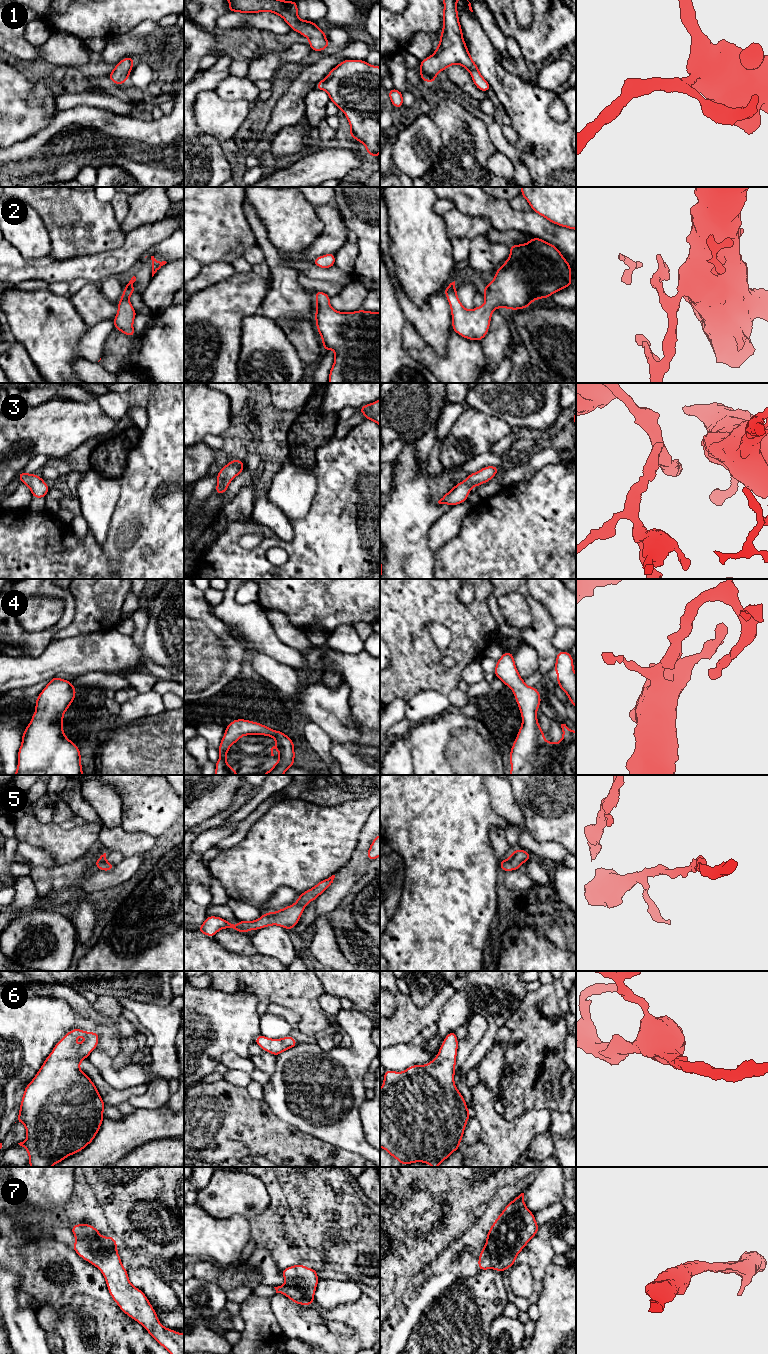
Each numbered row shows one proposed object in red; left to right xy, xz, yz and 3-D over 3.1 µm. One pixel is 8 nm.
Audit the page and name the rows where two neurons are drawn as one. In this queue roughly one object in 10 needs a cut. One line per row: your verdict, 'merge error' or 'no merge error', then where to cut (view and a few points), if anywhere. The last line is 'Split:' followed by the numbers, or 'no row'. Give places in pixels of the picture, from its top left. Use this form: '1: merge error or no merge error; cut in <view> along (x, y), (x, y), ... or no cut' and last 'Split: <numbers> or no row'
1: no merge error; no cut
2: no merge error; no cut
3: no merge error; no cut
4: no merge error; no cut
5: no merge error; no cut
6: no merge error; no cut
7: no merge error; no cut
Split: no row

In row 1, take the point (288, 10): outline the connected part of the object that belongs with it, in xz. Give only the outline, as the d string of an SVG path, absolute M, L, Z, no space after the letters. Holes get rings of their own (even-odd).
M228 0L229 12L260 13L271 12L279 15L294 30L309 40L312 51L323 51L330 43L326 33L319 29L316 22L298 18L297 1L285 0Z

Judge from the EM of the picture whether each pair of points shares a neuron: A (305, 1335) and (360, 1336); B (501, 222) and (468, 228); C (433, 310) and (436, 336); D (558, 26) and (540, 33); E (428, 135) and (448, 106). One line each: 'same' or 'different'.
A: same
B: different
C: same
D: same
E: different

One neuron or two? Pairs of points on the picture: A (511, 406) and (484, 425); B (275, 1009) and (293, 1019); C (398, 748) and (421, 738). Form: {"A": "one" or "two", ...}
{"A": "two", "B": "one", "C": "two"}

